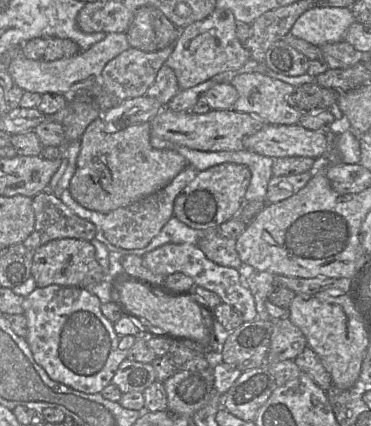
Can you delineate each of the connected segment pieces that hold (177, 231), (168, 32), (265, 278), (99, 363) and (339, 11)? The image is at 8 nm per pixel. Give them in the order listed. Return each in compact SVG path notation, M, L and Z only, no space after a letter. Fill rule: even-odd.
M172 216L169 221L162 227L164 231L156 240L151 240L144 249L126 249L126 255L143 256L144 254L167 243L182 244L188 243L197 245L202 238L204 230L198 230L188 227L186 224Z
M142 6L126 31L130 47L156 52L175 44L180 31L158 8Z
M243 263L238 271L241 284L251 291L255 300L257 319L271 320L265 302L273 290L275 276L269 272L255 270Z
M56 284L36 287L23 303L28 325L26 341L35 361L54 381L88 394L100 393L111 383L119 365L128 357L129 350L136 341L132 335L116 333L114 323L101 312L101 305L100 299L85 288Z
M315 6L296 20L290 34L321 47L344 41L346 31L354 22L350 8Z

